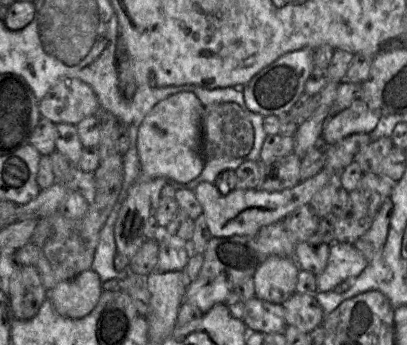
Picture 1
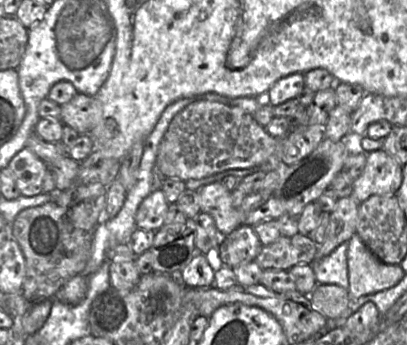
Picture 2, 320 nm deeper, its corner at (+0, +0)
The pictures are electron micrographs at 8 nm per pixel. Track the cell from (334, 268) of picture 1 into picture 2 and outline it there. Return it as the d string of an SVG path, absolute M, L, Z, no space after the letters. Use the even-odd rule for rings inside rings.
M349 241L344 242L328 256L316 259L311 264L317 284L338 285L349 291L348 246Z

